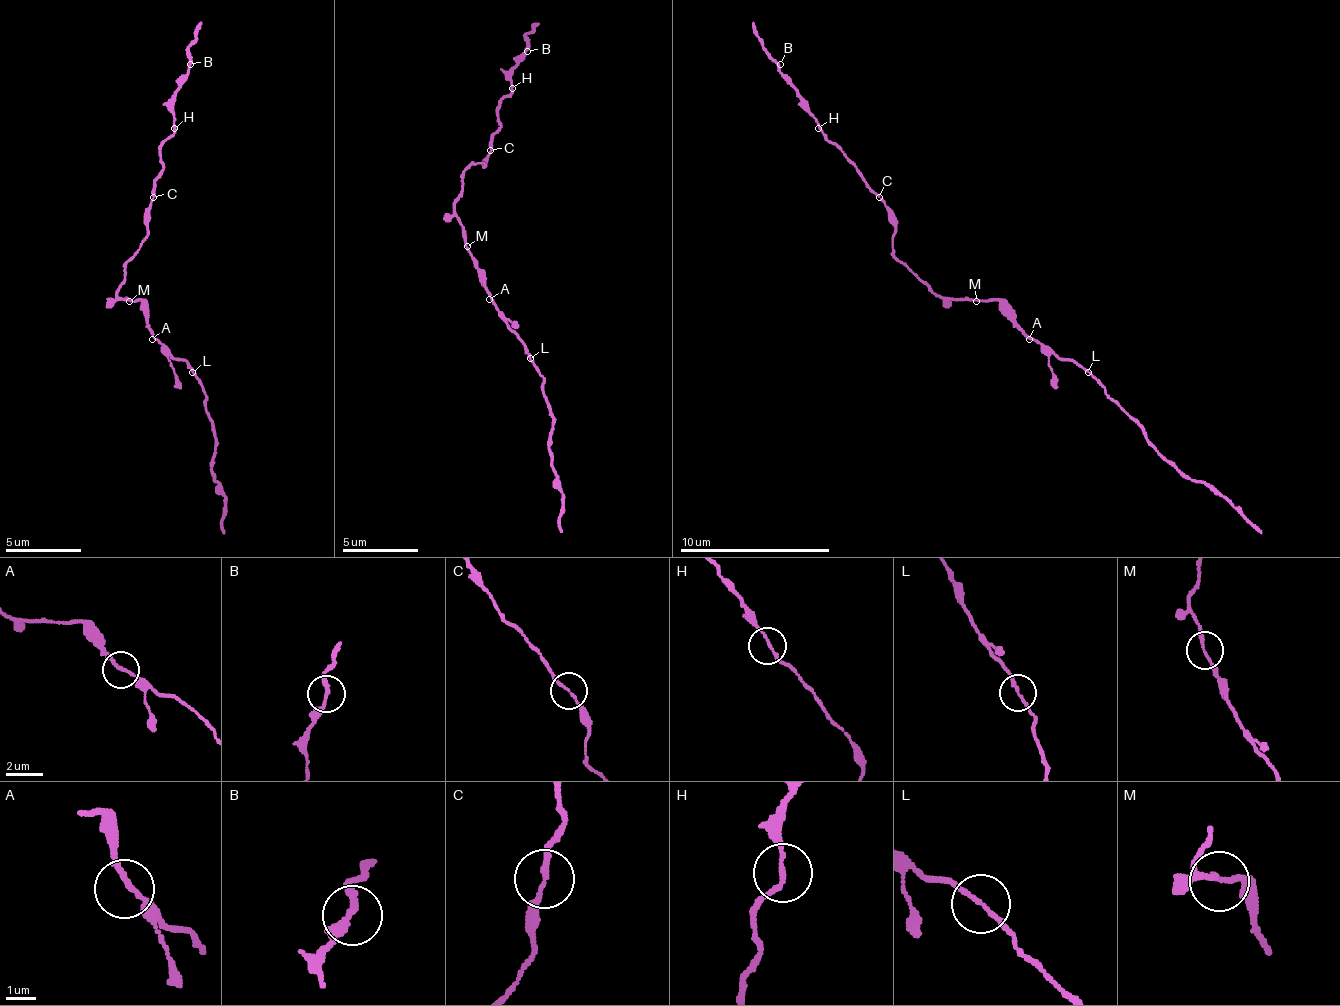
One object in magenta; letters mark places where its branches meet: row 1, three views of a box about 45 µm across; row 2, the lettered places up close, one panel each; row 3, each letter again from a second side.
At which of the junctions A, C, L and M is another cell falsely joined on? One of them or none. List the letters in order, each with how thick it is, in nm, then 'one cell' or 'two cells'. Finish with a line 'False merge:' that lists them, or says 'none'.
A: 170 nm thick; one cell
C: 140 nm thick; one cell
L: 140 nm thick; one cell
M: 160 nm thick; one cell
False merge: none

